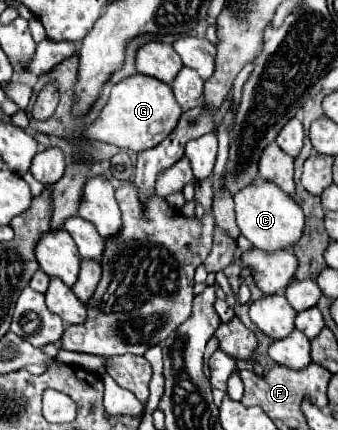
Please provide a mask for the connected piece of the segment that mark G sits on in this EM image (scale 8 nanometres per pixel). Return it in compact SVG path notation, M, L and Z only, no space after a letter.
M137 72L113 86L109 102L103 106L99 116L85 126L83 132L91 140L109 142L119 148L129 148L133 152L139 152L153 148L163 138L167 138L167 134L171 134L171 130L175 128L181 112L183 110L177 104L169 84L159 82L157 78L147 78L145 74Z

